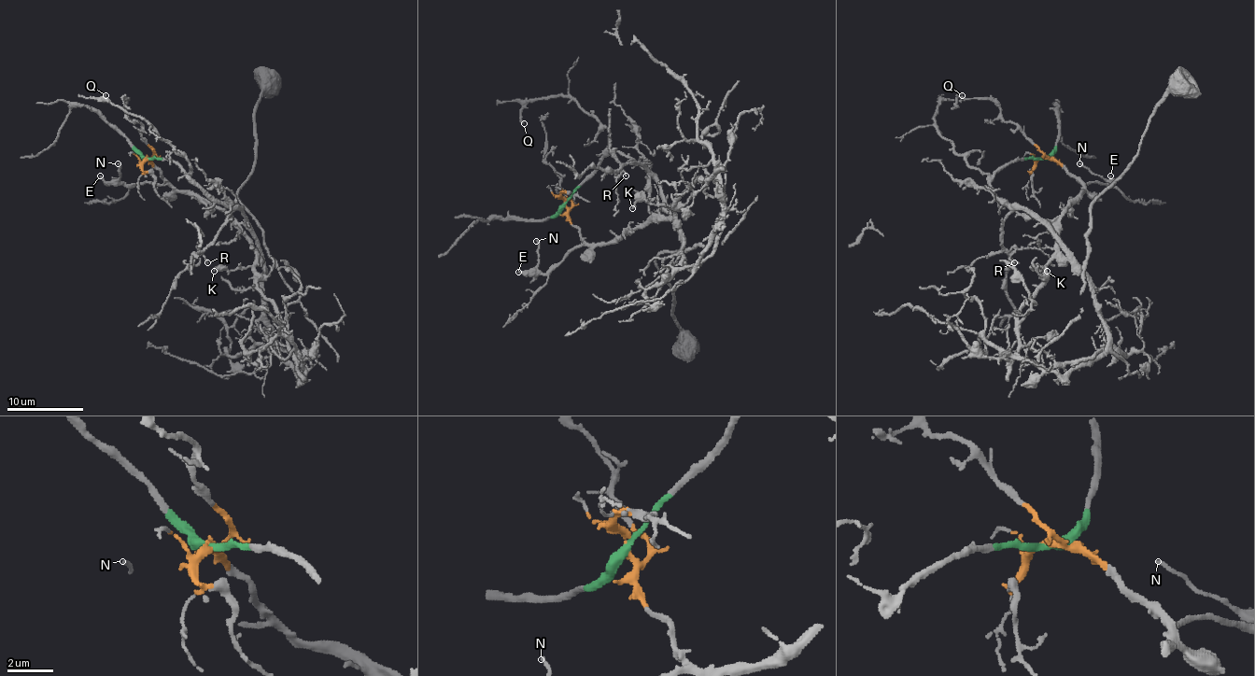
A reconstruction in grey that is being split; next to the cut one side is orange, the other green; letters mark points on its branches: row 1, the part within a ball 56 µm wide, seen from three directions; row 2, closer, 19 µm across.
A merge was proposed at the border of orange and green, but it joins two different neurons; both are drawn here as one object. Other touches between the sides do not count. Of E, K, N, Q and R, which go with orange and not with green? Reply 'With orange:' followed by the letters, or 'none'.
With orange: E, K, N

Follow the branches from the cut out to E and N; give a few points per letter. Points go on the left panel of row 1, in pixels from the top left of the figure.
E: (147, 158), (162, 174), (164, 181), (161, 185), (106, 183), (99, 176)
N: (147, 158), (162, 174), (164, 181), (161, 185), (124, 185), (120, 181), (119, 163)

